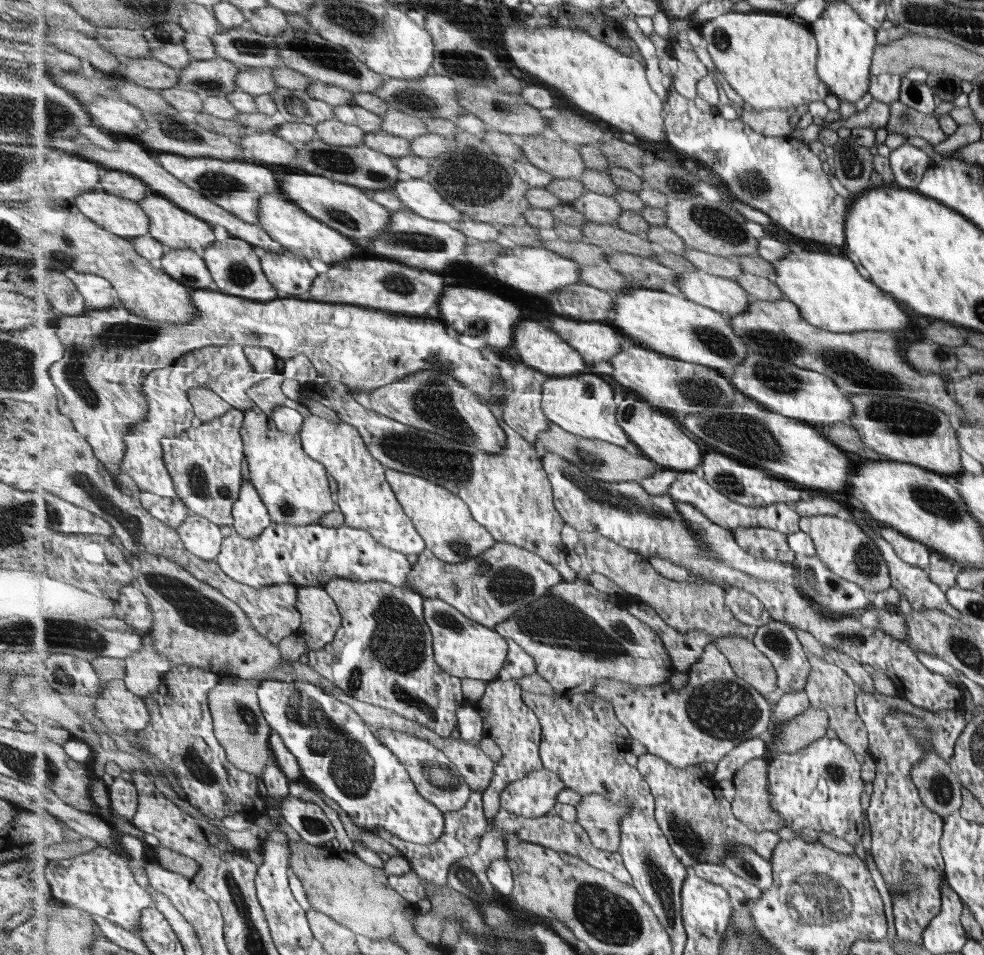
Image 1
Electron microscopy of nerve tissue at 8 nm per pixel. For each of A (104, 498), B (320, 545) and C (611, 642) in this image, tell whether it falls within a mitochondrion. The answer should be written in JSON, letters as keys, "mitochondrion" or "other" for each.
{"A":"mitochondrion","B":"other","C":"mitochondrion"}

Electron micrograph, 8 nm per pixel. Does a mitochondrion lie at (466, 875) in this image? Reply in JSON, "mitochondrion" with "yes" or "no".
{"mitochondrion":"yes"}

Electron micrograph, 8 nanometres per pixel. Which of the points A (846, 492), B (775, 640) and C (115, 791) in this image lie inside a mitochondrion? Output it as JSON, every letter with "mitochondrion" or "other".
{"A":"other","B":"mitochondrion","C":"other"}

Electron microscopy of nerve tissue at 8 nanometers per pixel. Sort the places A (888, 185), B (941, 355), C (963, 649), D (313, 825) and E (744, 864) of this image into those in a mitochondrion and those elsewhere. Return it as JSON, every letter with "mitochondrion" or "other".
{"A":"other","B":"mitochondrion","C":"mitochondrion","D":"mitochondrion","E":"mitochondrion"}

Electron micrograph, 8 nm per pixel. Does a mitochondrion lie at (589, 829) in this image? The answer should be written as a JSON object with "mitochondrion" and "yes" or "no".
{"mitochondrion":"no"}

